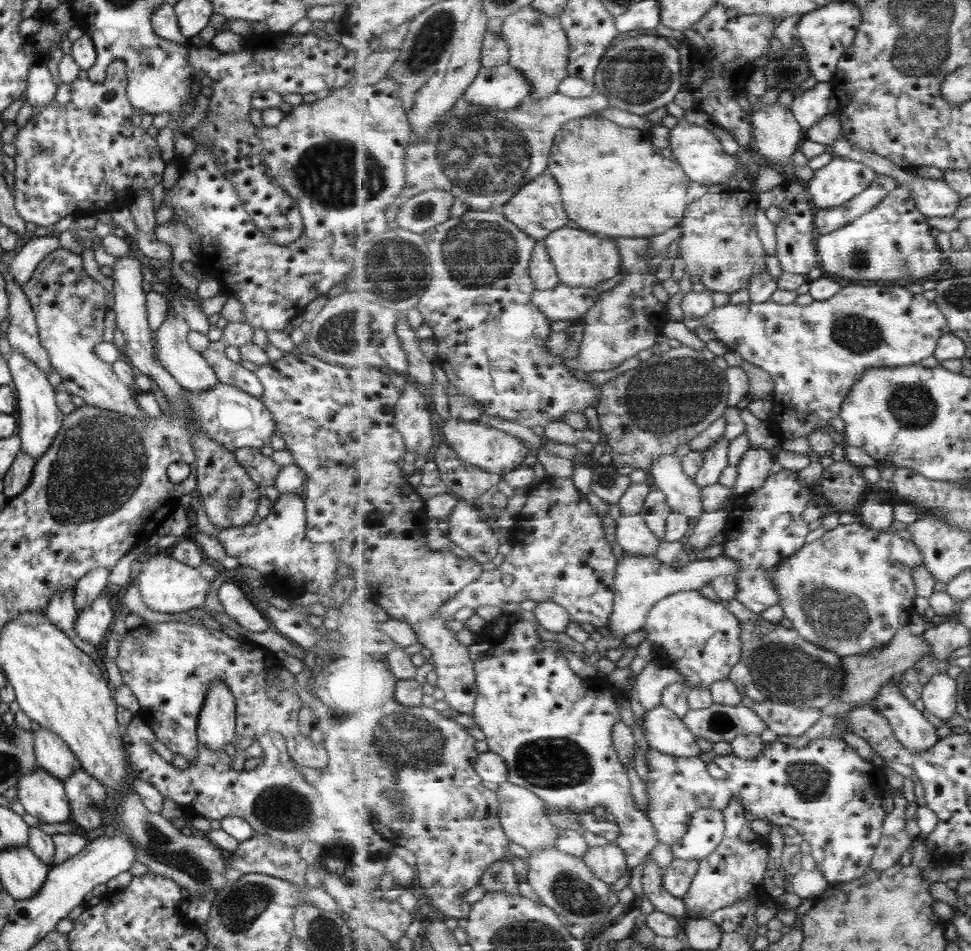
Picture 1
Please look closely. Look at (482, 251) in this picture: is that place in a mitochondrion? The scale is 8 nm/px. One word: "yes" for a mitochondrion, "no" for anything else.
yes

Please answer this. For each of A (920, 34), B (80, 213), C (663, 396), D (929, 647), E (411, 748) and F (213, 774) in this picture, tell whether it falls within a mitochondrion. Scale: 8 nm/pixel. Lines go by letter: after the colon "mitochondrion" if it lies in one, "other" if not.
A: mitochondrion
B: other
C: mitochondrion
D: other
E: mitochondrion
F: other

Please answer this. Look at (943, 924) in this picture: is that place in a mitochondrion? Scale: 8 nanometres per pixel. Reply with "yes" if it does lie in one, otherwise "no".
no

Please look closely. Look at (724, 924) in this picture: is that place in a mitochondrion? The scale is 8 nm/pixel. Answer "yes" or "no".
no

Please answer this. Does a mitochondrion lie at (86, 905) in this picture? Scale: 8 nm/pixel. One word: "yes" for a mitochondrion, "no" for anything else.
no

